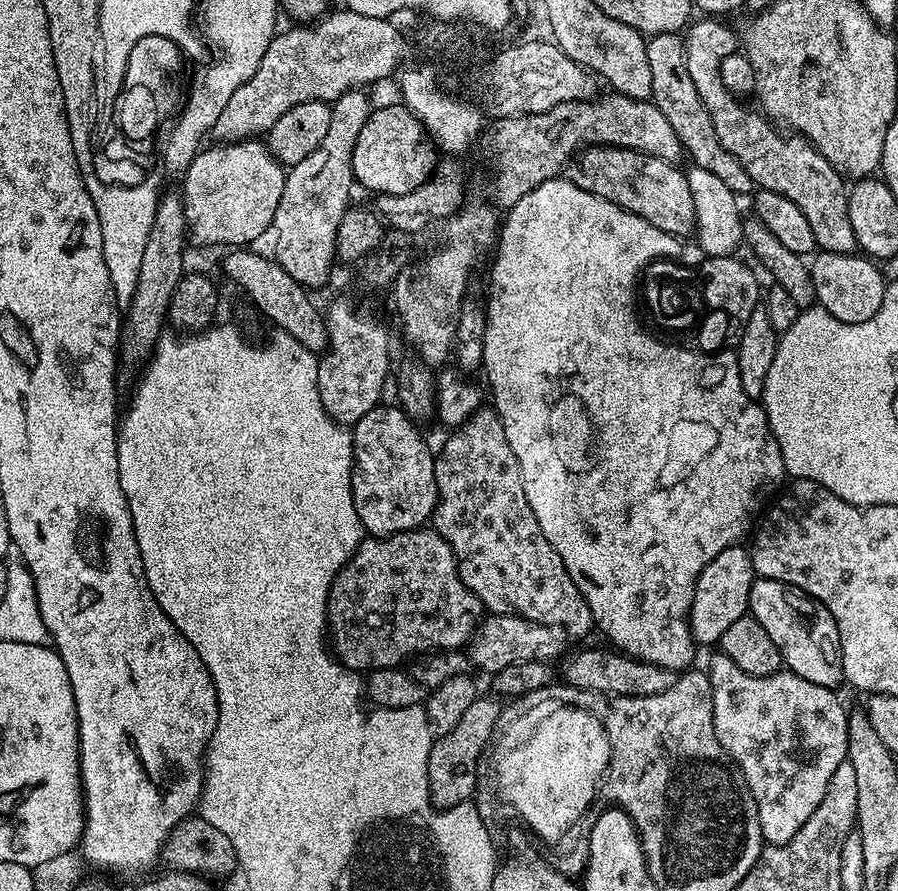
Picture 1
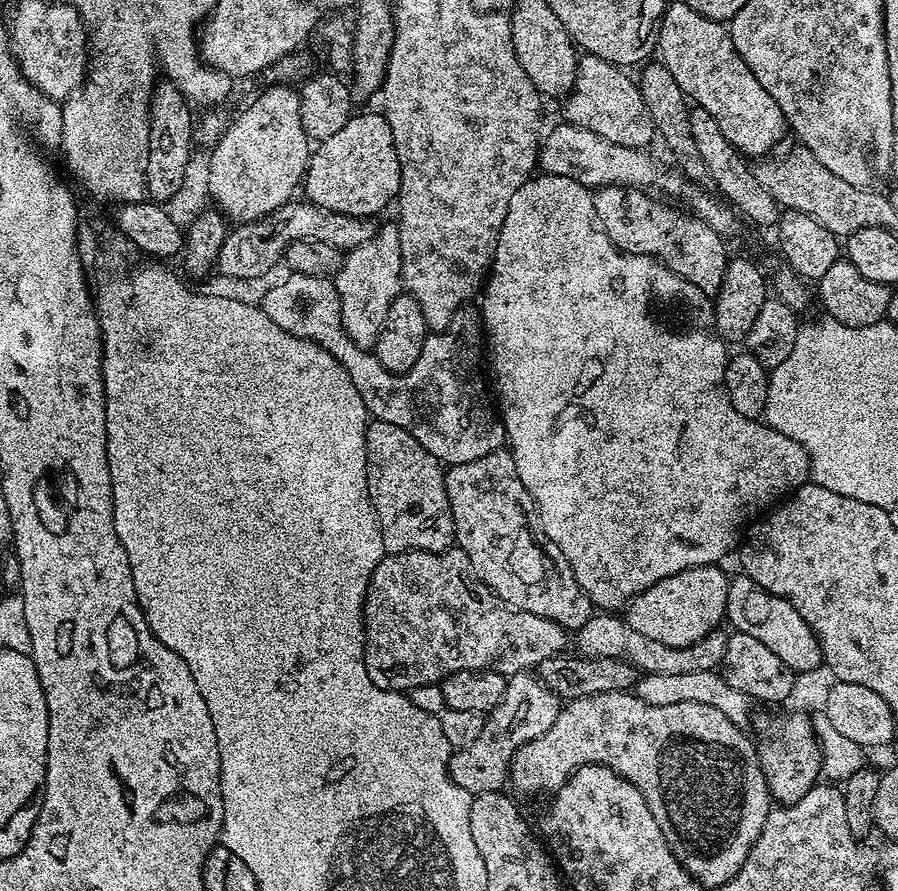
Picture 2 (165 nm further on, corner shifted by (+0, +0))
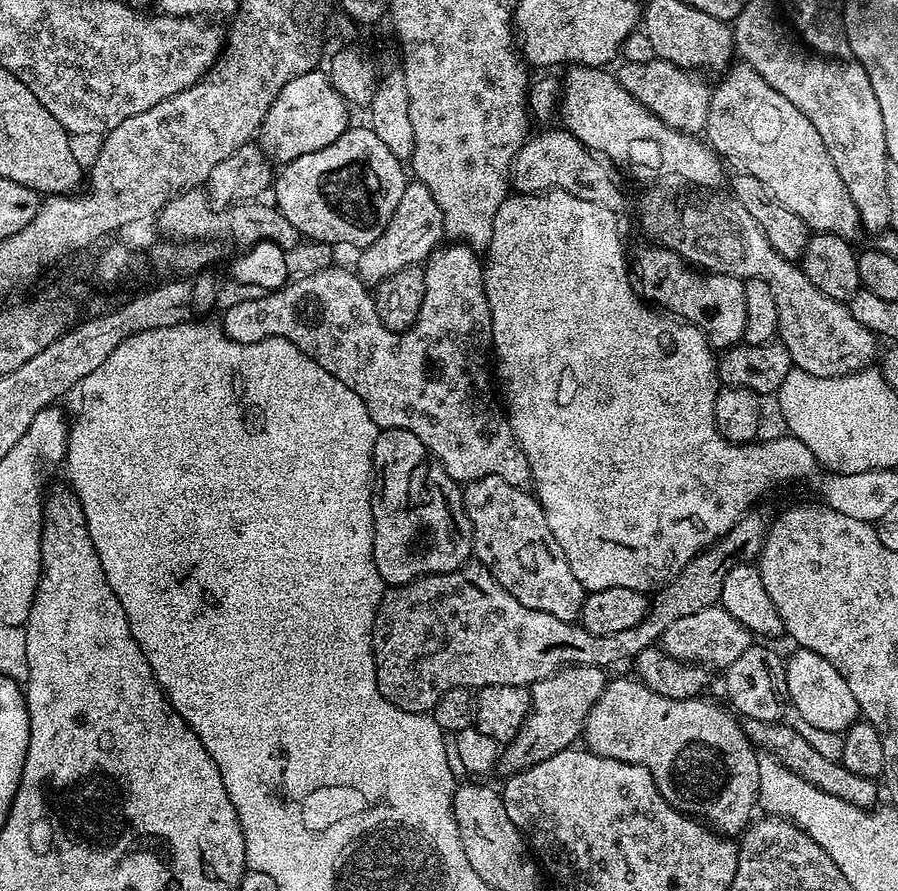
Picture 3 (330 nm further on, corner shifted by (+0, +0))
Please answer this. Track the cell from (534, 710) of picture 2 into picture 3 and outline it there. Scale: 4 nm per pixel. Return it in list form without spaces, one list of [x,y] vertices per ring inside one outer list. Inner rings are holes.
[[[574,664],[565,666],[554,675],[542,678],[536,684],[531,685],[532,709],[528,712],[528,717],[524,719],[524,725],[517,730],[516,737],[503,745],[498,765],[499,771],[504,771],[504,774],[524,772],[530,766],[573,747],[581,739],[586,718],[590,714],[594,702],[598,702],[598,698],[602,698],[608,681],[609,677],[606,675],[605,669]]]

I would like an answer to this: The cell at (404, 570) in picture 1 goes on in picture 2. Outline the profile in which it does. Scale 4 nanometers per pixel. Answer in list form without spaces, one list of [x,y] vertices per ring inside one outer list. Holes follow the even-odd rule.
[[[459,546],[444,552],[409,548],[409,552],[401,550],[380,559],[364,595],[364,665],[378,686],[407,693],[418,686],[439,684],[458,670],[483,668],[509,677],[515,672],[539,669],[546,658],[561,655],[567,644],[569,647],[569,633],[561,624],[517,610],[487,588],[472,573],[470,562]]]

